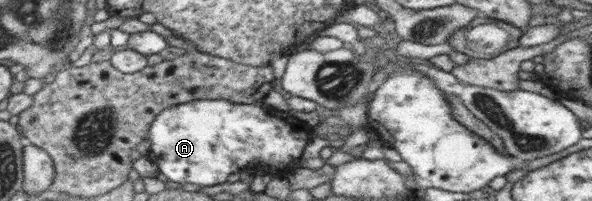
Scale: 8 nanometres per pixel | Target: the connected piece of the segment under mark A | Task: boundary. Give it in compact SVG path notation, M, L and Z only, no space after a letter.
M228 98L191 100L163 110L152 122L148 137L152 146L148 156L159 166L161 173L179 184L219 185L229 181L229 175L244 171L249 163L255 169L269 172L271 178L287 178L299 167L312 131L314 129L305 121L291 117L289 112L269 107L260 100L253 104L229 101Z

